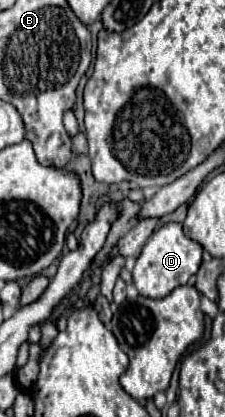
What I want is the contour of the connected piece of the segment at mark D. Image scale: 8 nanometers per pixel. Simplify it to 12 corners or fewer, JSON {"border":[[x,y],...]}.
{"border":[[182,224],[158,228],[132,270],[142,296],[164,298],[194,276],[202,246]]}

